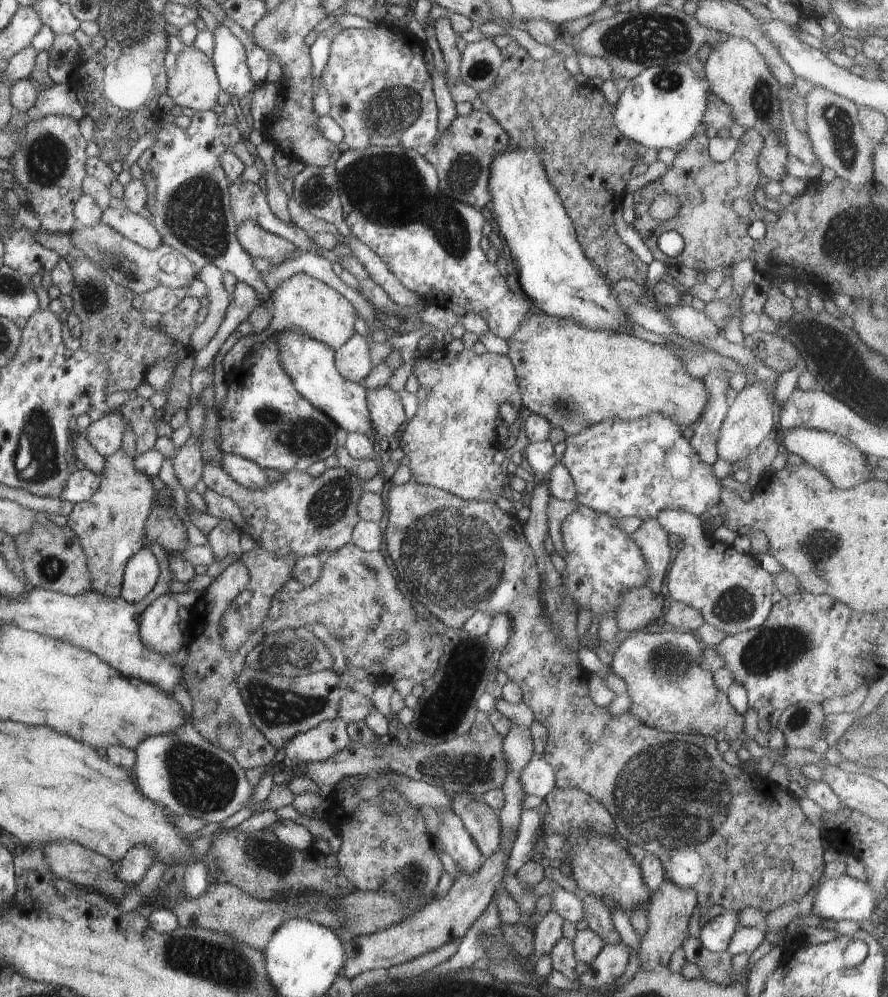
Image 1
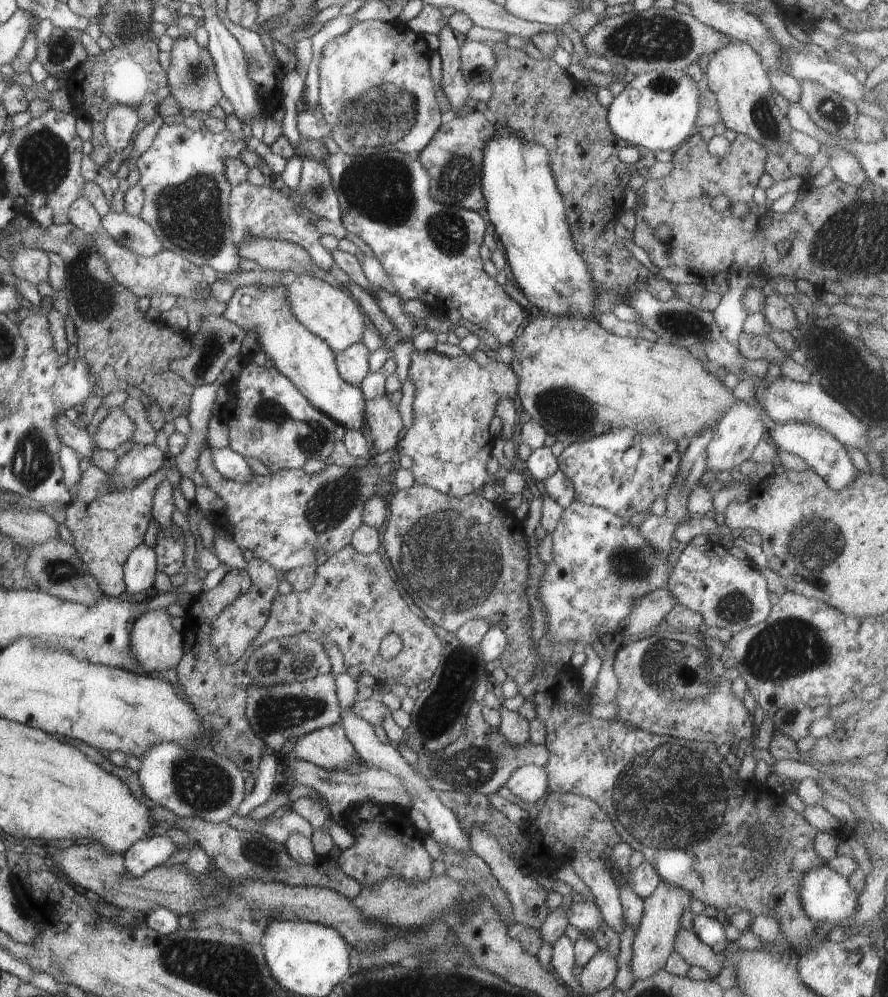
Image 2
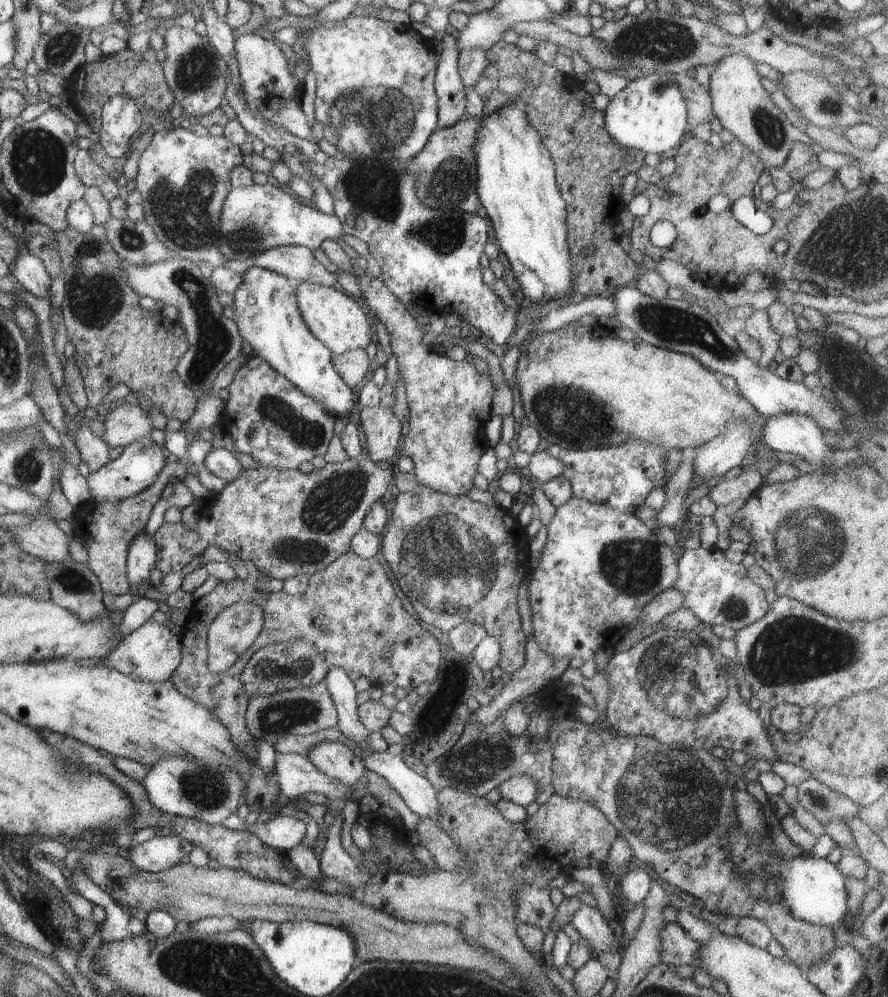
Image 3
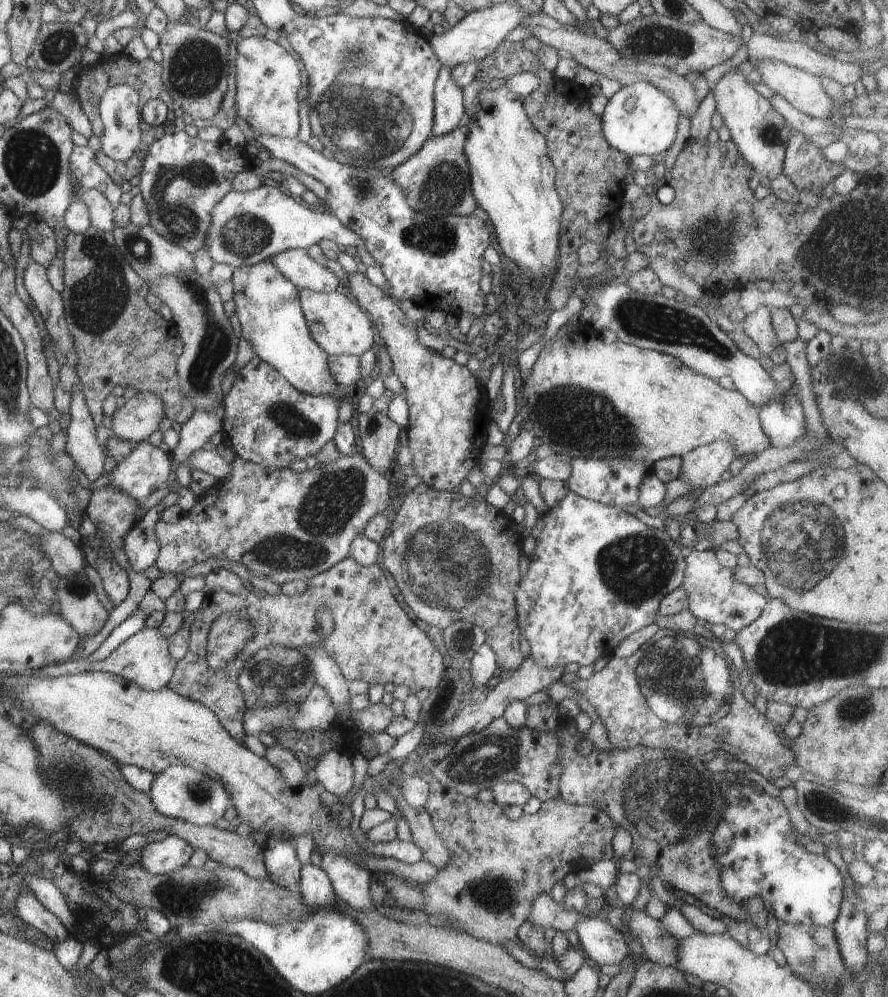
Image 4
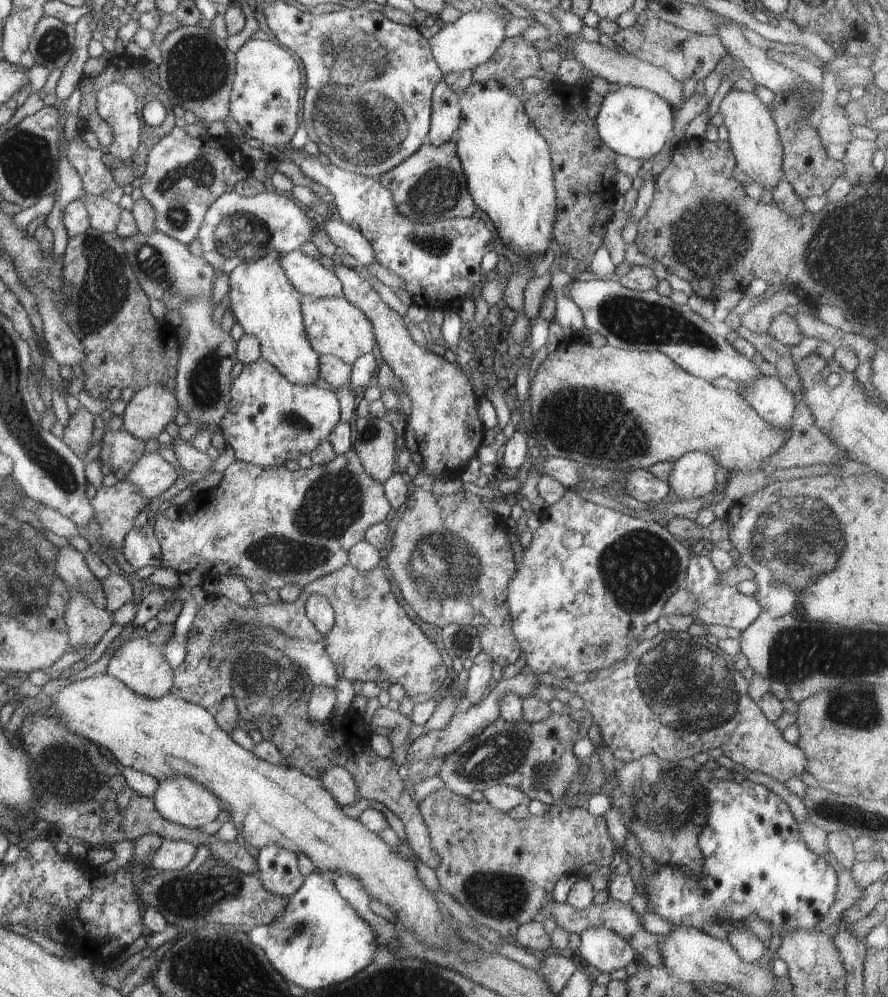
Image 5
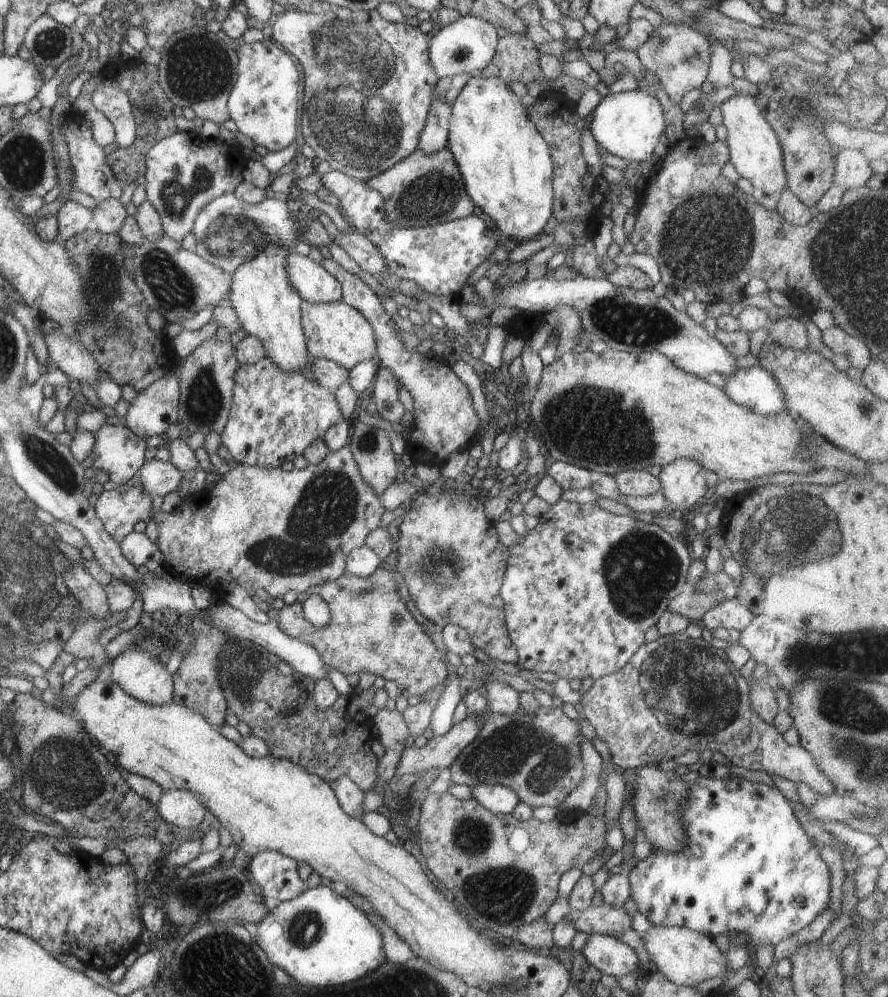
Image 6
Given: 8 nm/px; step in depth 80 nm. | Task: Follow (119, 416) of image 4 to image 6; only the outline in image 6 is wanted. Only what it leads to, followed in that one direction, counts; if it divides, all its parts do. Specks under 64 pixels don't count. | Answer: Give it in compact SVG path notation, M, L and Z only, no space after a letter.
M178 368L164 374L139 392L126 414L126 427L145 441L152 436L165 436L169 426L177 425L180 386Z

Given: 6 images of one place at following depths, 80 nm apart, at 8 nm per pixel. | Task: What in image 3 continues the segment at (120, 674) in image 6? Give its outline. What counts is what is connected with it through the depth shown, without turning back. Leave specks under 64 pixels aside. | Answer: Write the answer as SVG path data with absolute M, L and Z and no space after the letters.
M150 618L145 624L124 637L112 654L105 659L86 659L86 664L108 667L141 681L161 683L174 676L181 660L180 636L174 634L166 625L159 624Z

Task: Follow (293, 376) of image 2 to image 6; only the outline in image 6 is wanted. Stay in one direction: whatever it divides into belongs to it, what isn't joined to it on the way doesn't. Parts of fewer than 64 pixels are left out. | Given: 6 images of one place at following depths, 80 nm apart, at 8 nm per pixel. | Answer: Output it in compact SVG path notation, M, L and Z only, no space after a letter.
M268 244L253 260L238 266L230 282L227 304L236 312L246 335L251 335L264 346L266 357L270 358L282 372L306 373L314 356L310 356L302 329L302 298L297 294L286 274L288 248Z

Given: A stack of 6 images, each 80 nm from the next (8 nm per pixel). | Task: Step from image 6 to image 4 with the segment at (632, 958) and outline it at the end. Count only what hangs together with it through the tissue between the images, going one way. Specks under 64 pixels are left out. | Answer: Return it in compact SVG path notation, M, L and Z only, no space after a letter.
M584 916L574 928L580 940L579 947L587 960L598 968L623 965L631 953L628 938L598 916Z

